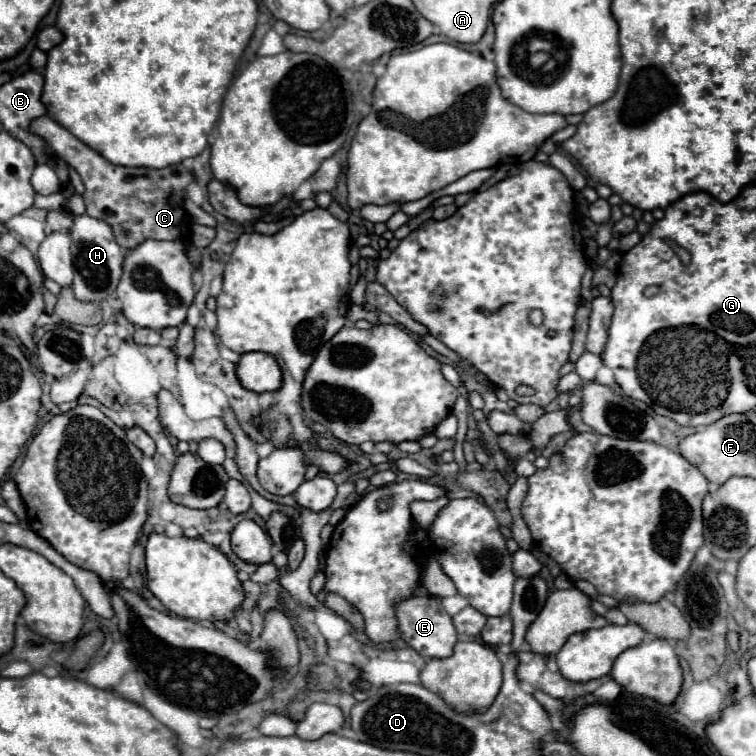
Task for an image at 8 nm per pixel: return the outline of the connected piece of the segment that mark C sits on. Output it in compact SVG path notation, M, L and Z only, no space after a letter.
M39 117L31 123L31 131L39 137L43 137L59 159L69 163L81 177L85 185L83 201L87 207L87 215L107 221L111 225L115 239L121 249L127 253L135 249L135 245L147 241L147 239L165 239L165 241L183 241L185 253L197 269L201 265L201 249L195 247L189 239L191 219L185 211L185 197L187 197L187 185L193 181L193 173L183 165L169 165L163 169L149 169L149 167L123 167L109 163L101 153L87 147L83 141L79 141L71 131L61 127L57 121L49 117Z

